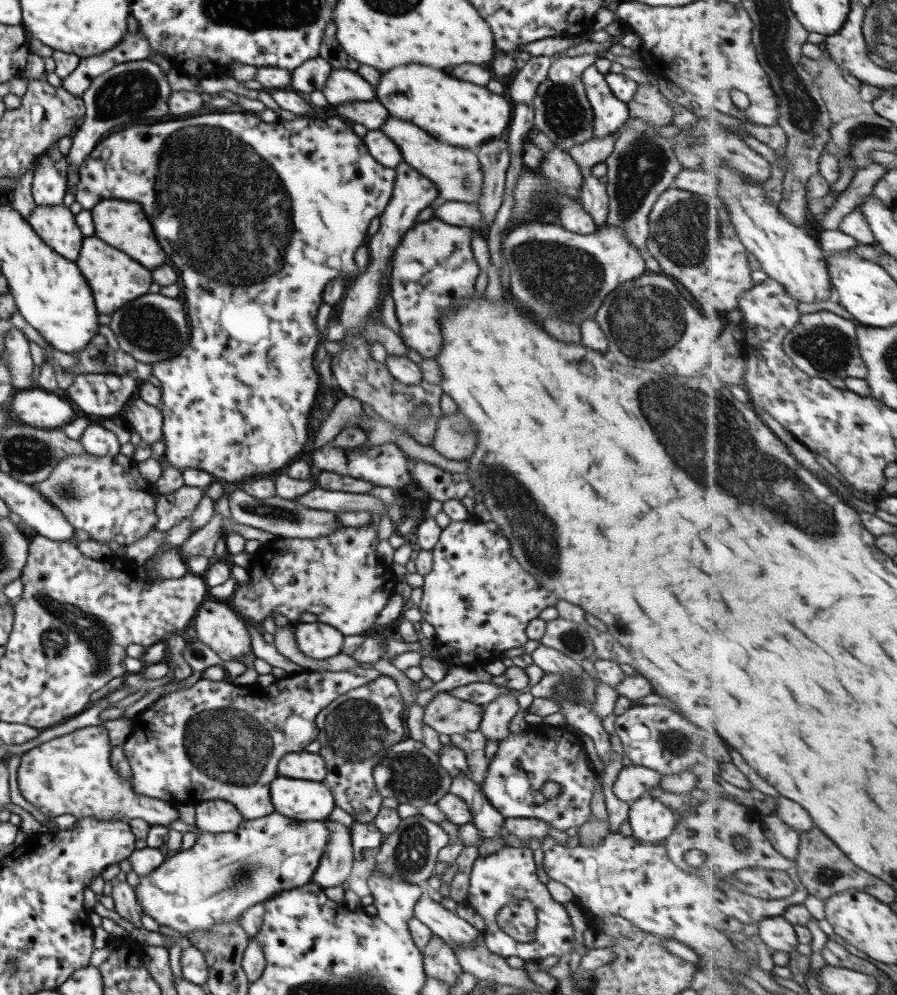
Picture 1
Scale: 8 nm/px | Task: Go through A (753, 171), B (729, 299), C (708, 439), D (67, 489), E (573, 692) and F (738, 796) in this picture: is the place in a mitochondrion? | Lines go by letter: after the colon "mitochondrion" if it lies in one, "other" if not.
A: other
B: other
C: mitochondrion
D: mitochondrion
E: mitochondrion
F: other

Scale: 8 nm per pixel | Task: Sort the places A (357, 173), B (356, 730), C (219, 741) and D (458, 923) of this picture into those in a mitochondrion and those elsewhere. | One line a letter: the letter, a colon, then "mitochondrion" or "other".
A: other
B: mitochondrion
C: mitochondrion
D: other

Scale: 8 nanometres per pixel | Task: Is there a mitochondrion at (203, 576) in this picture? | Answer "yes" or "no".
no

